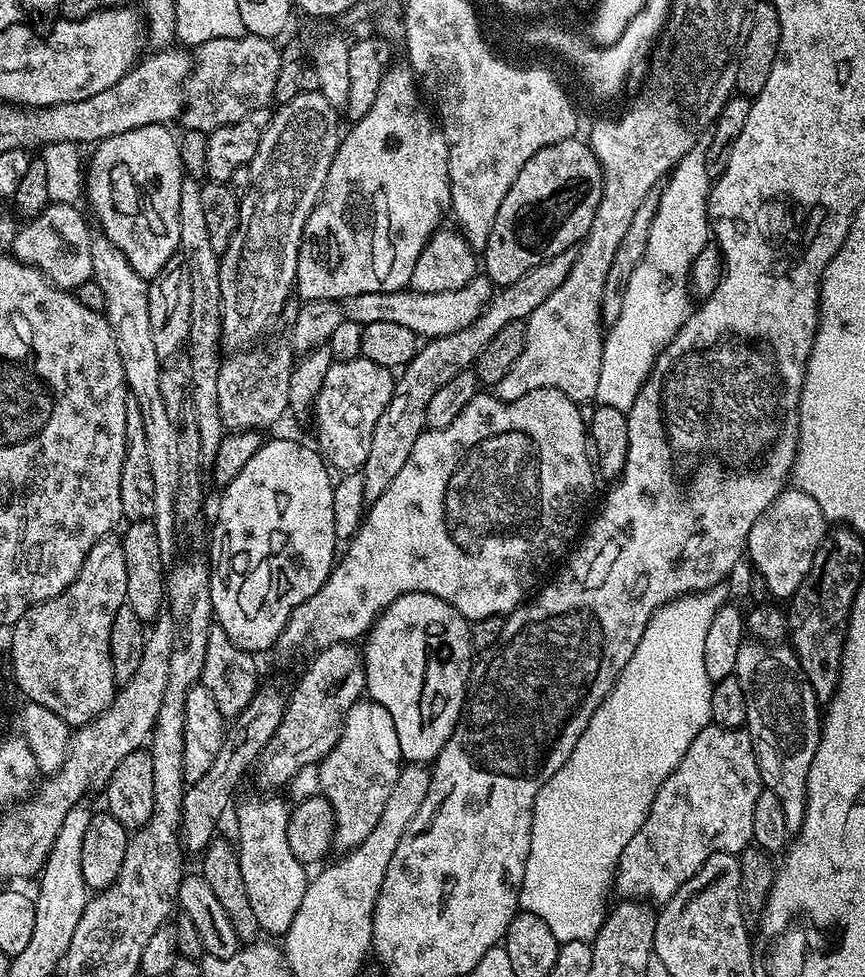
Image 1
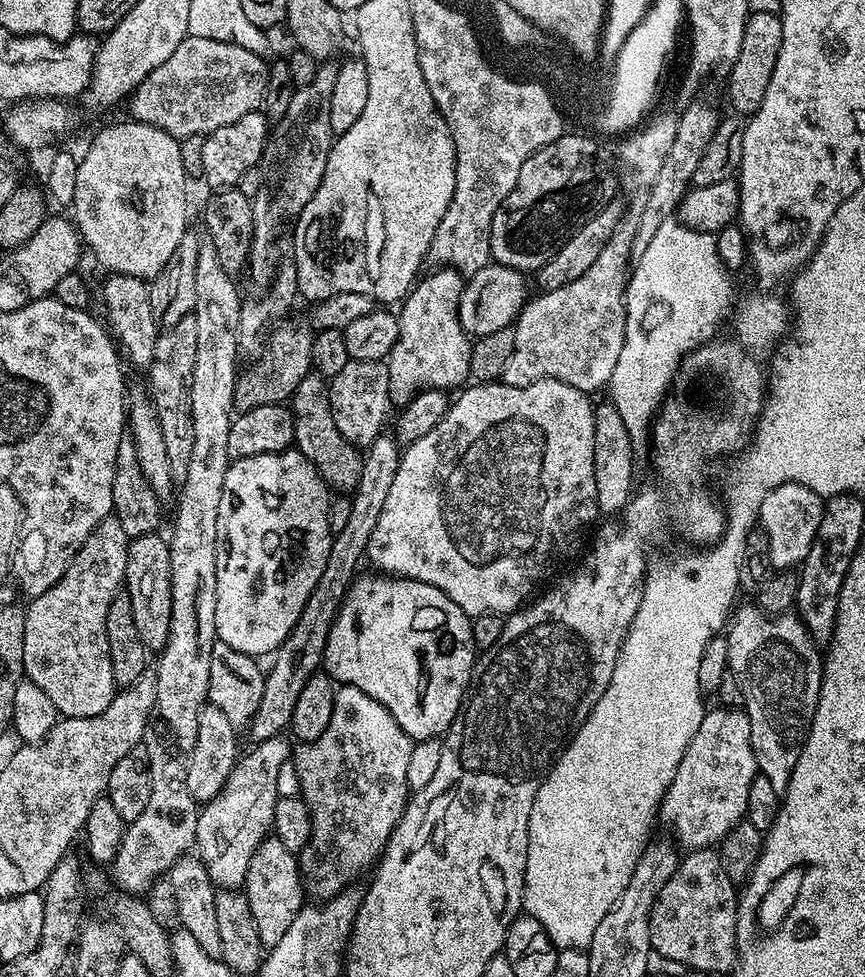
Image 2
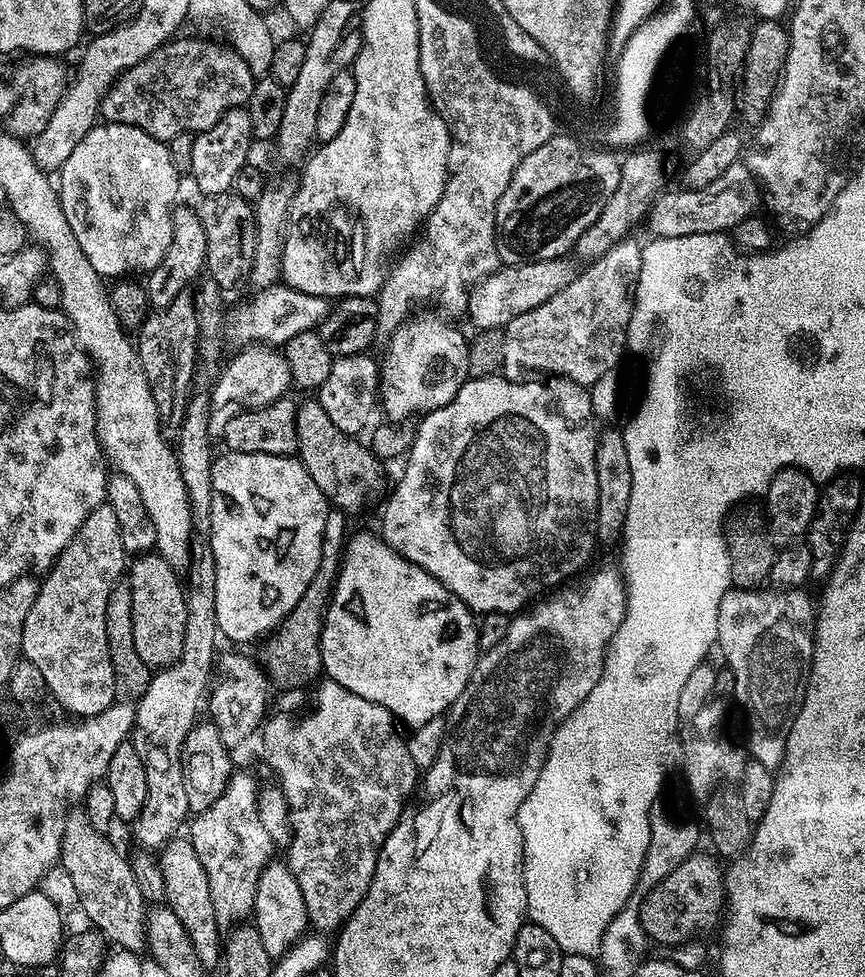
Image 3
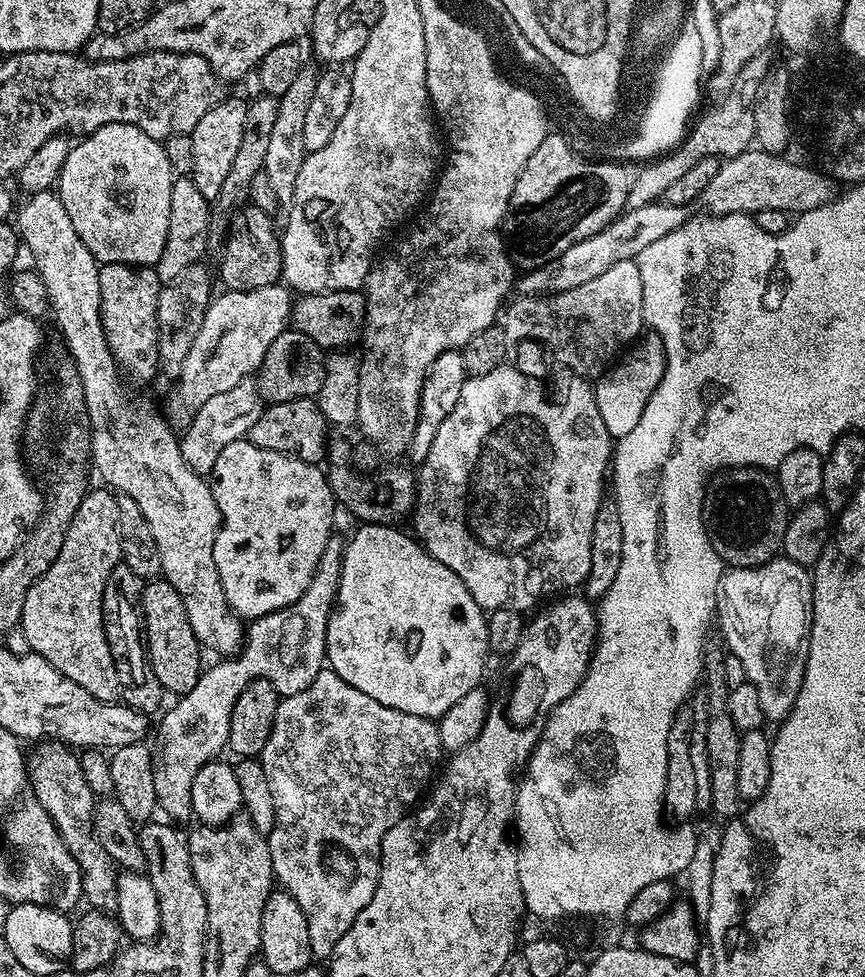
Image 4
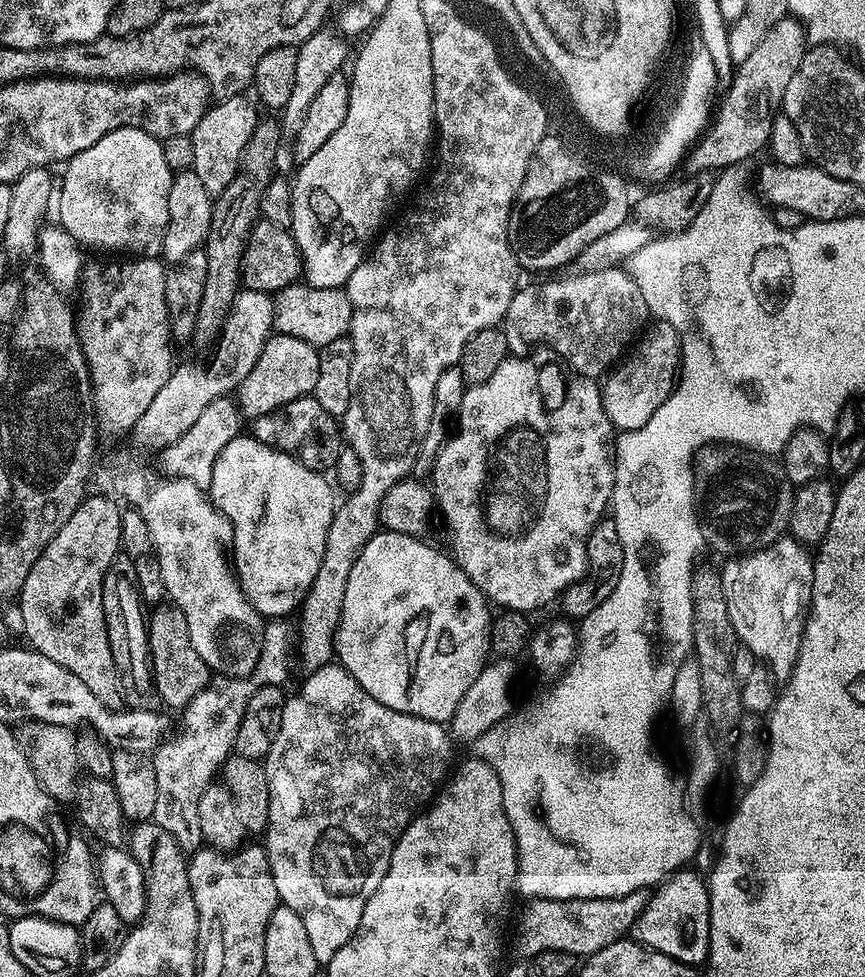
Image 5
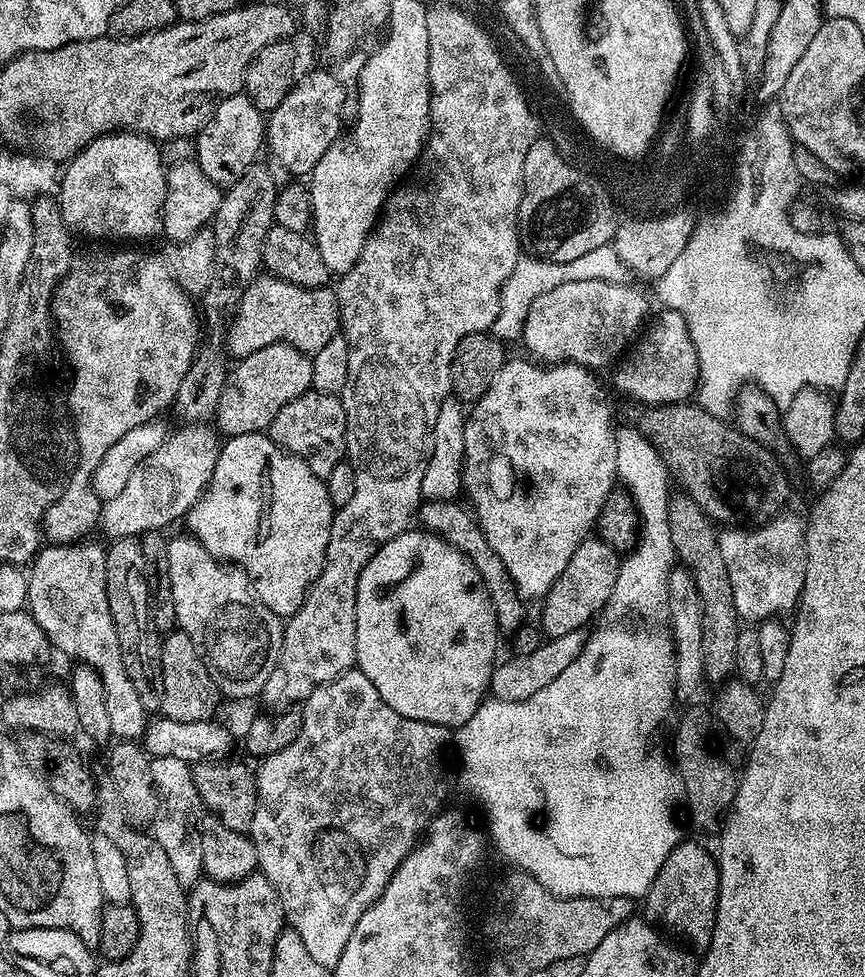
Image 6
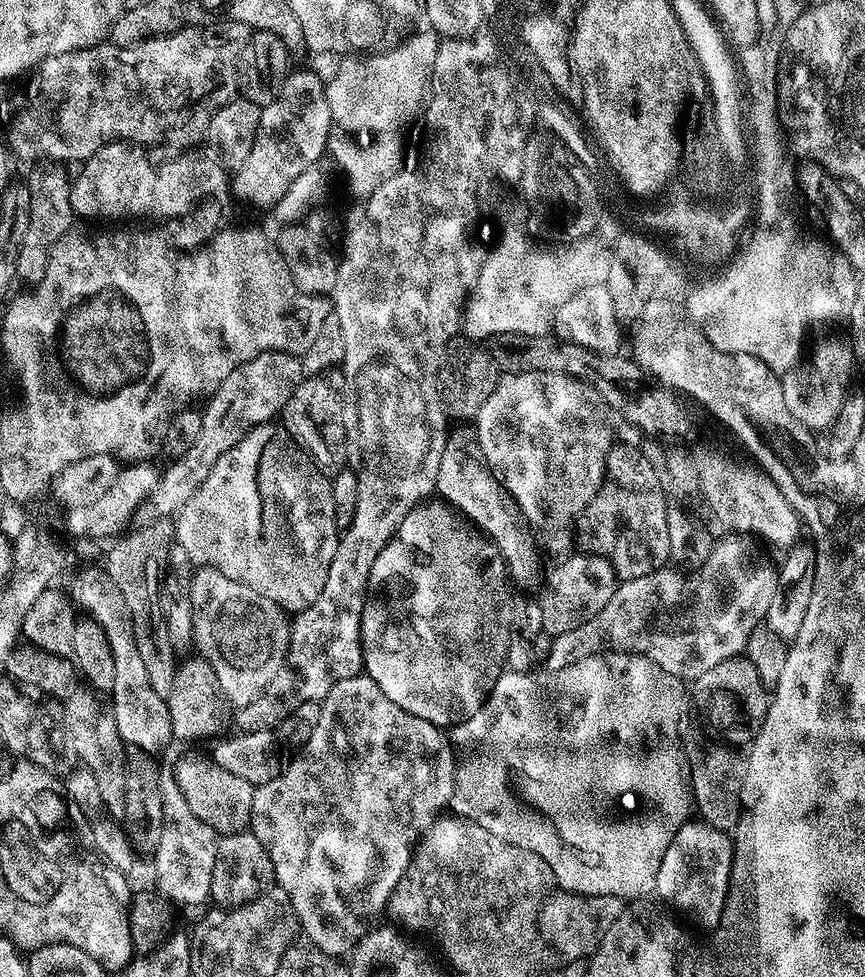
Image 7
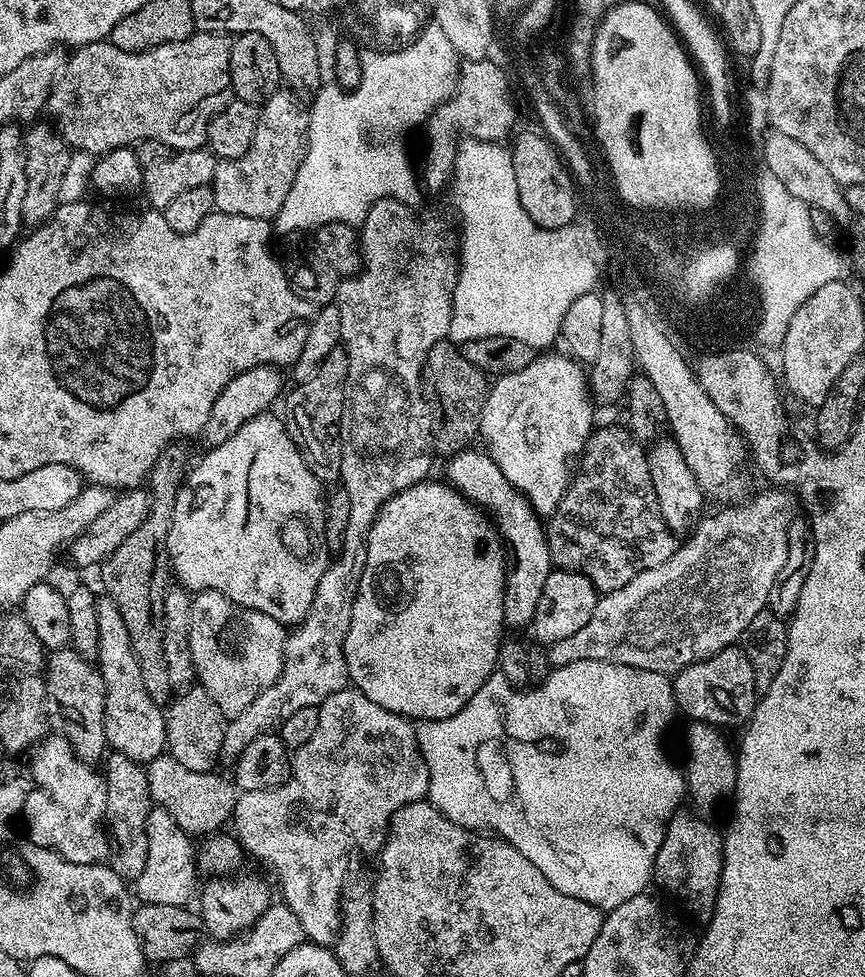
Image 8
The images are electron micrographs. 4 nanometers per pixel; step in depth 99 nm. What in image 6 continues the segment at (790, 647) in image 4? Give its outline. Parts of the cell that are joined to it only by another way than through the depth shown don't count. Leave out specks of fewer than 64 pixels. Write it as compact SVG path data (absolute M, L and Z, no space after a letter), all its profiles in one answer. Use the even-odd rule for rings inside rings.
M781 514L759 526L728 526L719 533L722 562L726 562L726 574L730 574L732 601L737 617L744 622L761 622L780 618L783 612L791 613L800 603L800 595L806 582L806 554L804 553L805 521L796 516Z

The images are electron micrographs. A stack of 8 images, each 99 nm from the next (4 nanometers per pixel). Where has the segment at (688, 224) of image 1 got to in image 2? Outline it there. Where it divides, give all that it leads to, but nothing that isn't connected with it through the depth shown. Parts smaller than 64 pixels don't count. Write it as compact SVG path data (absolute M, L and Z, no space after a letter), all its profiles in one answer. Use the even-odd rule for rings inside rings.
M669 218L662 226L658 226L658 234L654 234L646 254L642 254L642 258L635 261L631 269L628 287L624 290L626 336L622 342L622 354L618 354L618 366L614 366L614 374L610 374L606 392L612 395L609 396L610 402L618 414L622 414L626 430L630 430L633 449L649 447L653 419L668 395L668 385L676 373L677 364L688 353L713 339L717 335L716 327L723 320L725 323L726 317L733 311L733 273L720 260L716 241L717 237L711 232L699 232Z

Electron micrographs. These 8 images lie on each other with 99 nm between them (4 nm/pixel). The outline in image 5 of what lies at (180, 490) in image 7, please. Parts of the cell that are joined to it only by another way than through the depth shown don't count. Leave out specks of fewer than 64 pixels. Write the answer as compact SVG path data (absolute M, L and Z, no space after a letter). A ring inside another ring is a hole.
M279 334L269 336L262 354L258 354L258 362L254 362L254 370L250 370L240 383L238 407L241 413L255 418L270 414L270 410L278 410L278 406L286 406L286 402L294 402L294 398L311 396L314 386L318 386L319 361L320 353L310 342Z

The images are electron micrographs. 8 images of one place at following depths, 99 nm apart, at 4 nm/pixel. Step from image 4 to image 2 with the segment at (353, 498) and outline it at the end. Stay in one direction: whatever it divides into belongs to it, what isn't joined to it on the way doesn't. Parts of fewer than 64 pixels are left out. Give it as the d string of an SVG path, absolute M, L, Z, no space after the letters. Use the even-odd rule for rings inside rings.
M315 370L309 371L308 376L302 378L302 382L298 382L292 391L290 407L294 418L294 444L318 470L329 489L336 491L337 488L337 493L348 494L355 489L360 477L362 452L338 430L328 402L329 391L329 381Z

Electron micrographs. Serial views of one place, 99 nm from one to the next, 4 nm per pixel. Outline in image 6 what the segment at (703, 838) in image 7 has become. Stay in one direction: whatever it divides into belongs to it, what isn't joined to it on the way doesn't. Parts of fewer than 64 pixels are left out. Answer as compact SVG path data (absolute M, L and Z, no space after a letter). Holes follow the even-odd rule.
M685 839L674 850L670 850L670 858L662 862L662 870L658 870L647 896L643 897L643 915L653 925L665 924L678 939L685 940L680 942L693 953L703 954L708 951L716 925L719 889L720 865L717 857L713 853L711 856L702 845Z

